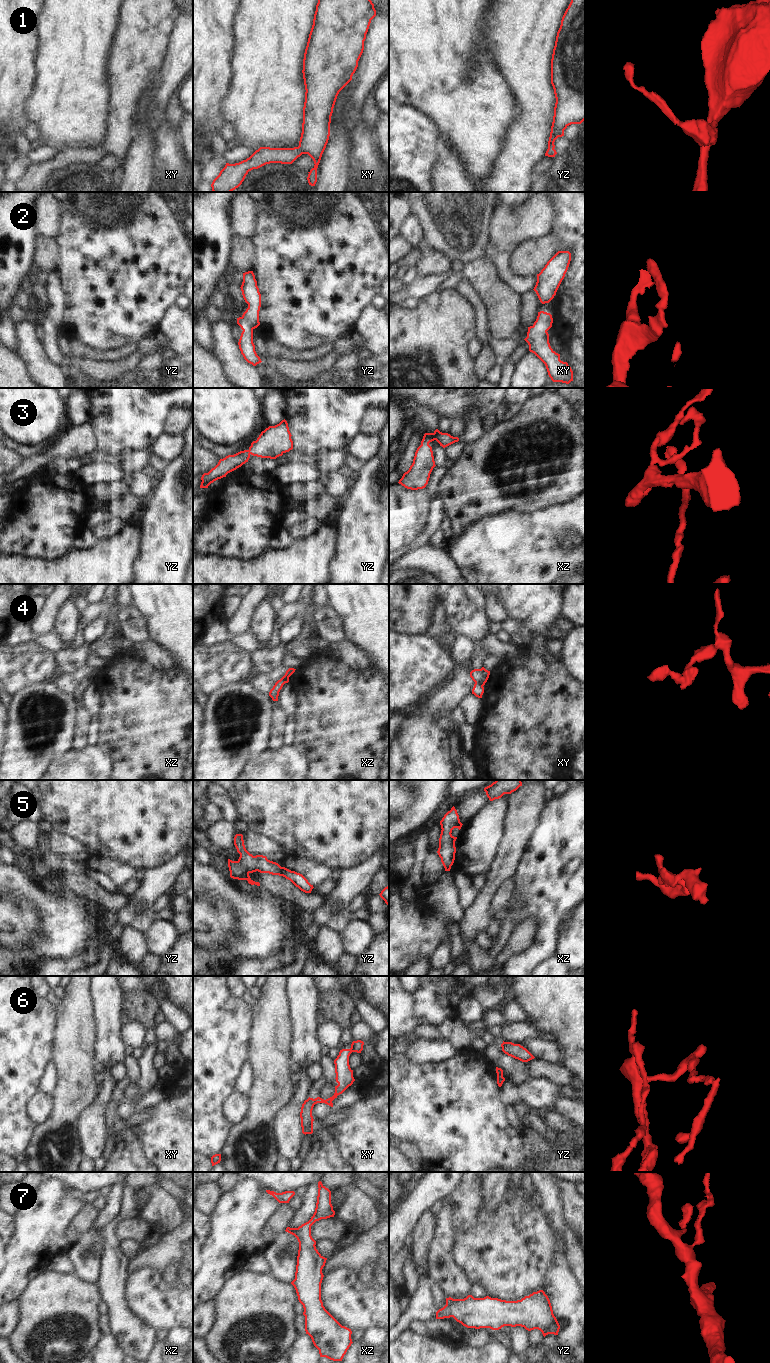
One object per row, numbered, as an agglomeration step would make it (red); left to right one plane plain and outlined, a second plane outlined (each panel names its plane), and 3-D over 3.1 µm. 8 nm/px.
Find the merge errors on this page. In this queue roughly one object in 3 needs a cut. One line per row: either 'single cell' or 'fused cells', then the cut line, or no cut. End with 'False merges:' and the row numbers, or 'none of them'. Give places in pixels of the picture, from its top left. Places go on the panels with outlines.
1: single cell; no cut
2: single cell; no cut
3: single cell; no cut
4: fused cells; cut in xy along (475, 682), (482, 686)
5: single cell; no cut
6: fused cells; cut in xy along (354, 1041), (351, 1051)
7: single cell; no cut
False merges: 4, 6

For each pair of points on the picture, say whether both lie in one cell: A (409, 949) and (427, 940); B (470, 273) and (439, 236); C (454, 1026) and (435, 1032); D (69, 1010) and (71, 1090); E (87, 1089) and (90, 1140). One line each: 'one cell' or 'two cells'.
A: one cell
B: two cells
C: one cell
D: one cell
E: two cells

